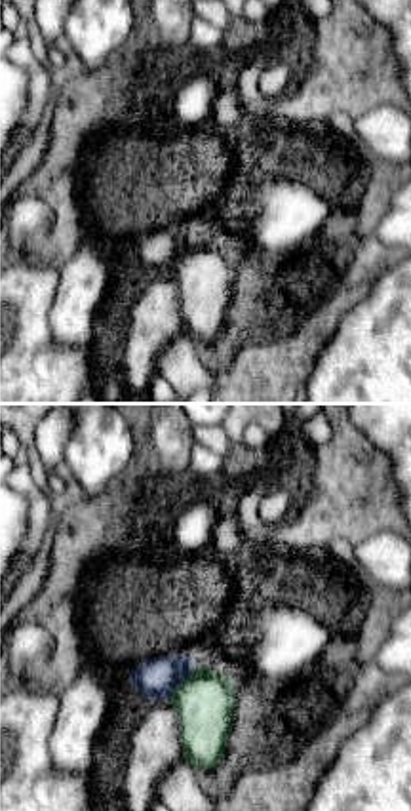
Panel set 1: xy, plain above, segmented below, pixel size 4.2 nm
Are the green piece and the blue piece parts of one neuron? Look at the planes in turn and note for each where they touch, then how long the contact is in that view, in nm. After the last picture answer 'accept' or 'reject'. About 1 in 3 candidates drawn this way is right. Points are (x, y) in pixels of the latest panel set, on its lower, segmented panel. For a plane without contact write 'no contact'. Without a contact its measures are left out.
(177, 684) | 190 nm

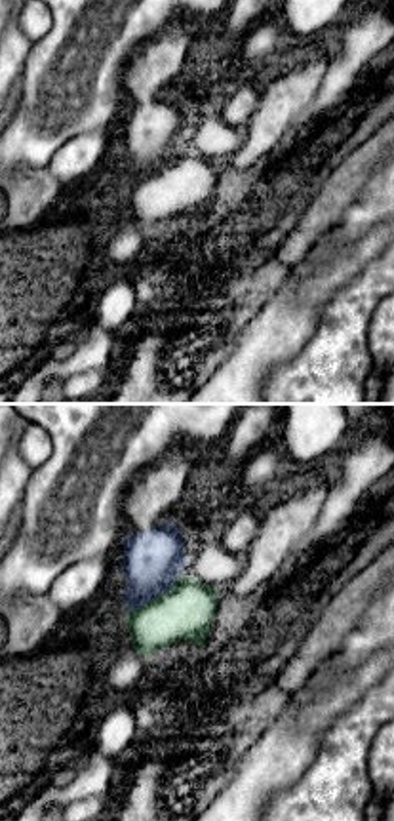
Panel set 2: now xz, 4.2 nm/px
(155, 599) | 280 nm

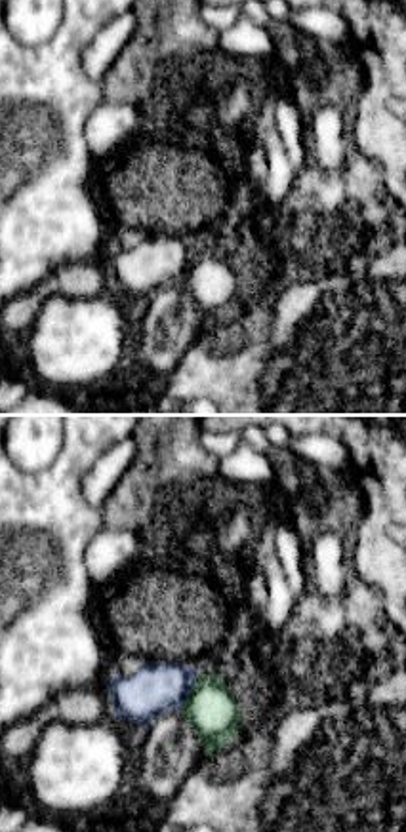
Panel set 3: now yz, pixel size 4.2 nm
(189, 693) | 170 nm

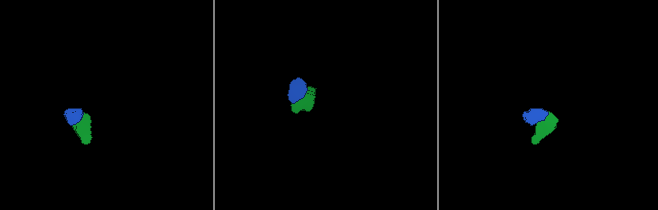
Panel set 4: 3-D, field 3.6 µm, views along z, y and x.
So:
accept

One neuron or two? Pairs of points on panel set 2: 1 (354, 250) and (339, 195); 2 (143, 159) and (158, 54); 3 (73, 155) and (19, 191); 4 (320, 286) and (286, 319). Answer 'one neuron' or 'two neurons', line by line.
1: two neurons
2: one neuron
3: two neurons
4: one neuron

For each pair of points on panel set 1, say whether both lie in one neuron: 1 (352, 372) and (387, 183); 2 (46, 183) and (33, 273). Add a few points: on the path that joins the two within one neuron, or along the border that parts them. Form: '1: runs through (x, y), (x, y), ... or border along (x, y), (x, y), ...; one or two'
1: border along (391, 265), (343, 313), (335, 328); two
2: border along (37, 256), (59, 269); two

